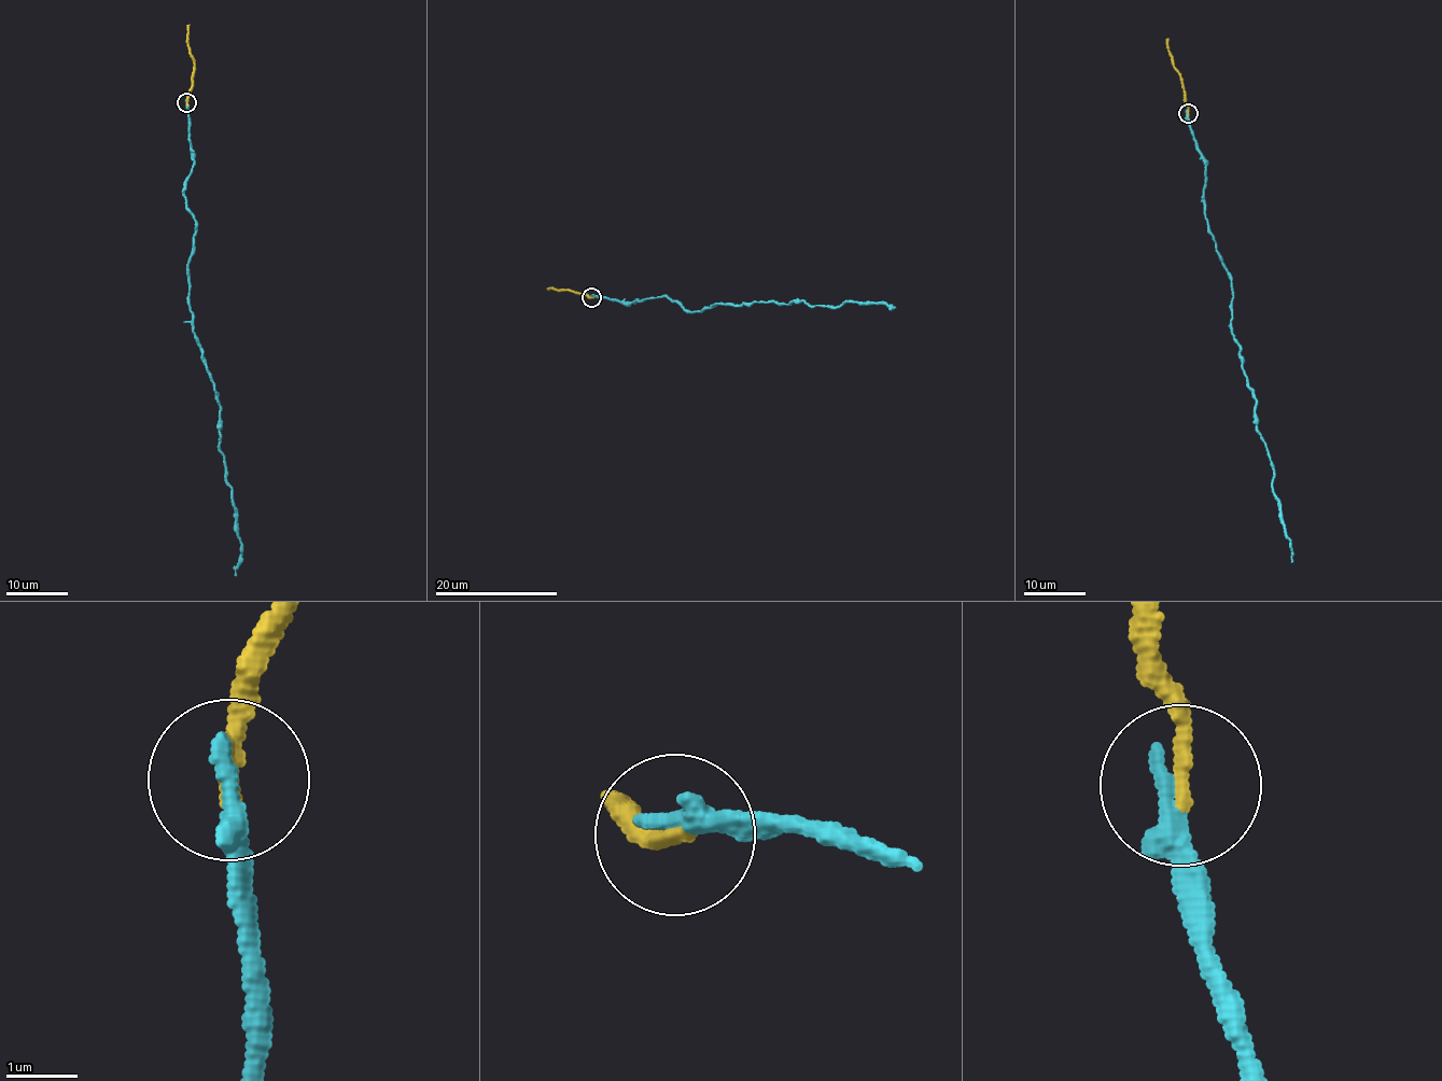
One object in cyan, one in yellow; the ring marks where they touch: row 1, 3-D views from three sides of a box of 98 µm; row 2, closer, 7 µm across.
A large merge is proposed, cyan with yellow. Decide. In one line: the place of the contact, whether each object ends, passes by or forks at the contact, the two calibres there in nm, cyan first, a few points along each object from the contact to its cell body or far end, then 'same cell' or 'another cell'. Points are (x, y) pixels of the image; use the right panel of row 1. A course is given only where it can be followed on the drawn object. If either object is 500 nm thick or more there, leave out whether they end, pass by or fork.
place (1188, 113); cyan ends; yellow ends; calibres 320 and 240 nm; course cyan (1187, 113), (1205, 165), (1205, 216), (1231, 280), (1231, 334), (1293, 562); course yellow (1188, 113), (1180, 73), (1172, 59), (1166, 38); same cell

